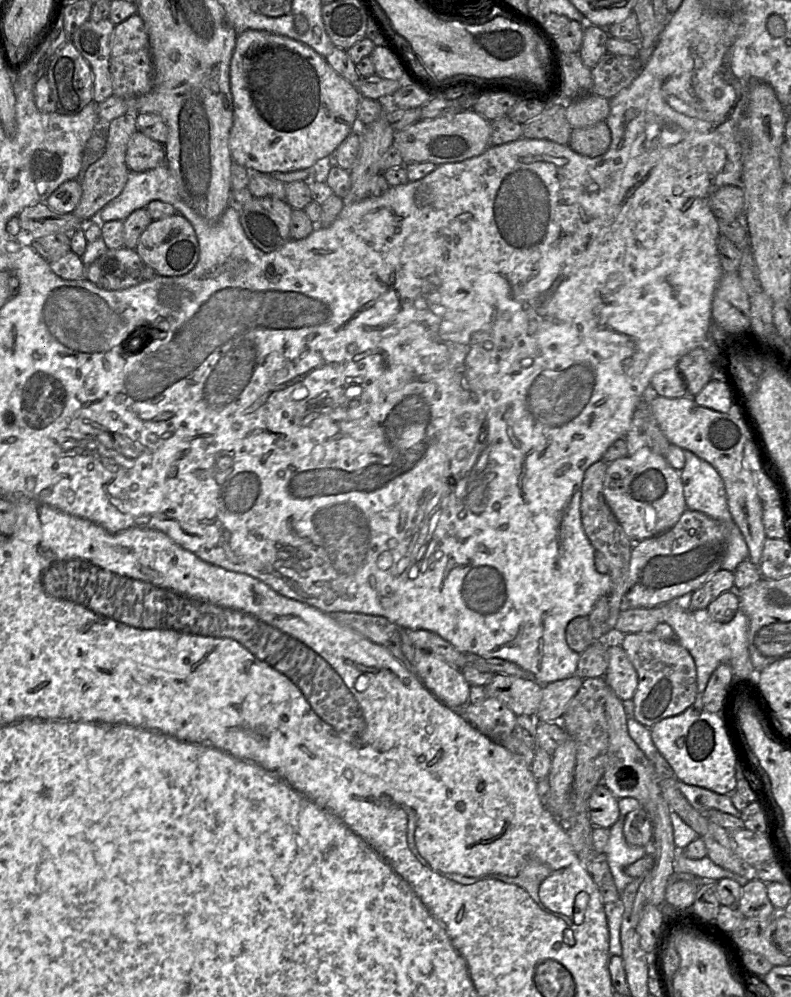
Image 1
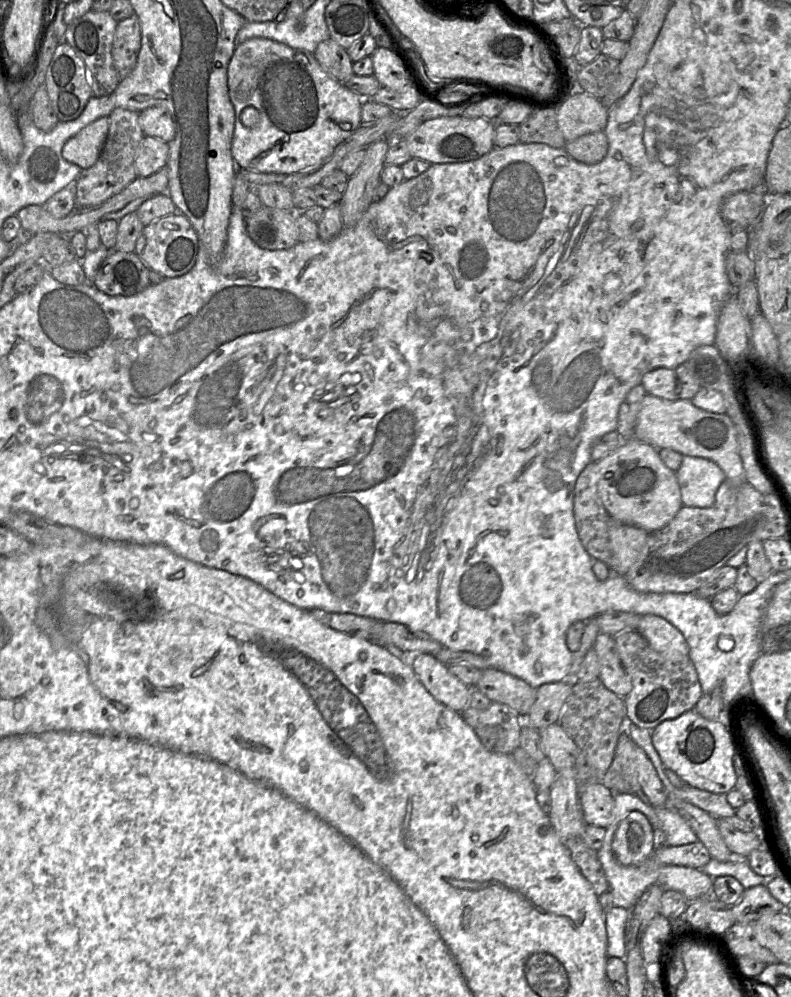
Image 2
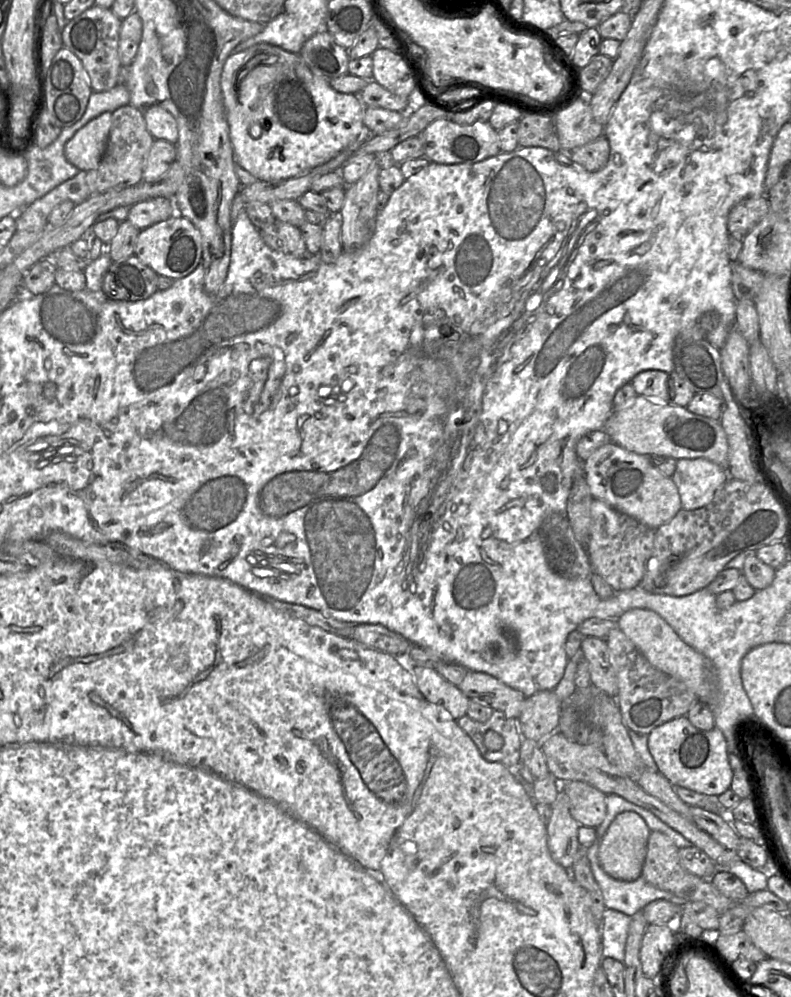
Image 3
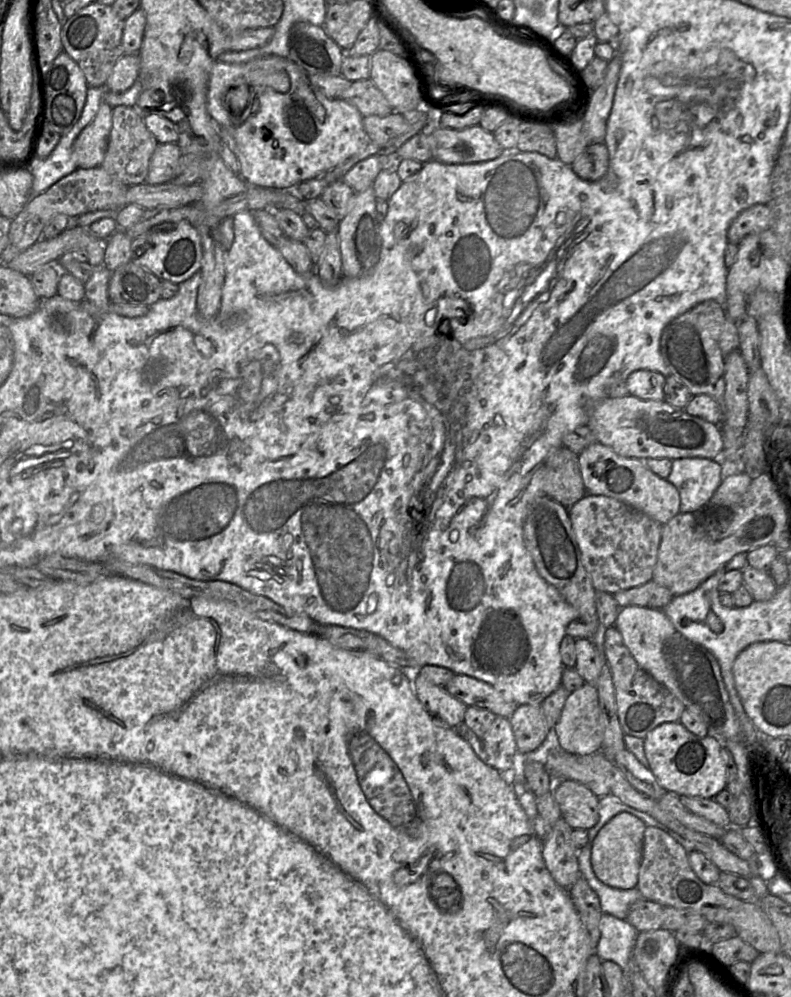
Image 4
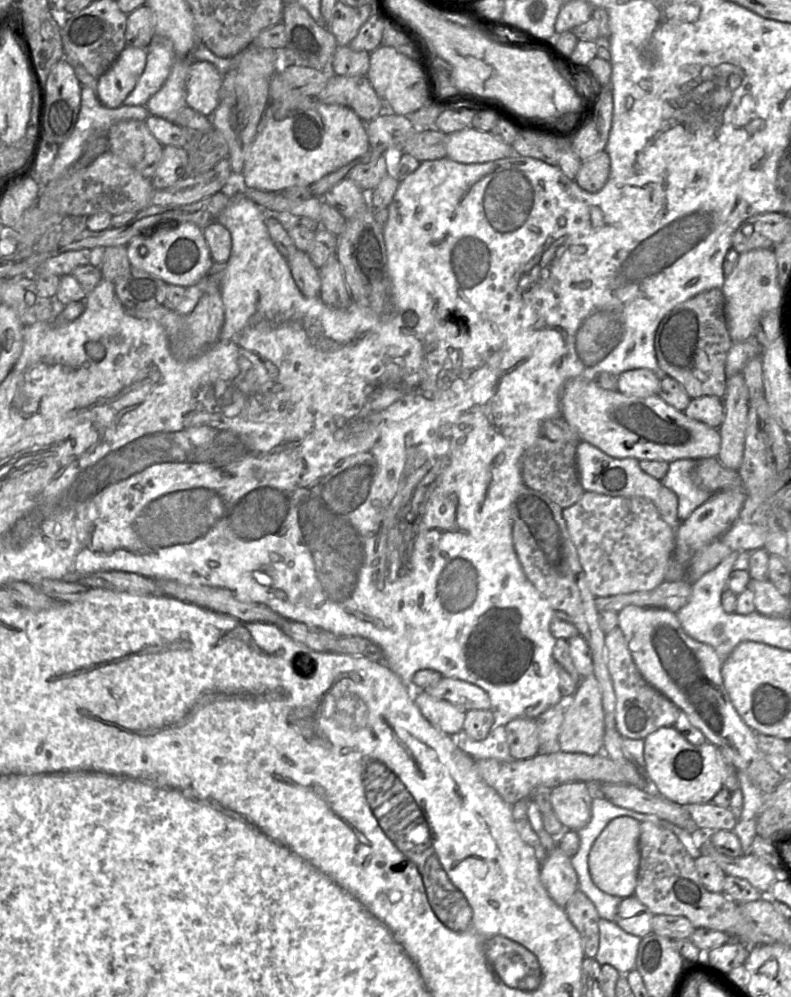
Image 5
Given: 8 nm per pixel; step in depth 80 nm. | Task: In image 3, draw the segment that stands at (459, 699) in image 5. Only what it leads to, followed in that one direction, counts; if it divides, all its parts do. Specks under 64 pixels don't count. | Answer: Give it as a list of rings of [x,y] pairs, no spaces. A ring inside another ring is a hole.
[[[468,671],[457,686],[468,699],[479,700],[493,710],[499,710],[515,719],[519,717],[527,698],[522,692],[484,672]]]

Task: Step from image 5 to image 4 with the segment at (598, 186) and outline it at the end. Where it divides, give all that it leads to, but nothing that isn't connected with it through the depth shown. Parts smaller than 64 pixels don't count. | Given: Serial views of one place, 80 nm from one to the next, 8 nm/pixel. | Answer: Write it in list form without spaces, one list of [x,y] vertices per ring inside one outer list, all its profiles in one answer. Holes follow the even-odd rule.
[[[604,142],[590,144],[571,164],[582,180],[596,182],[608,171],[609,152]]]

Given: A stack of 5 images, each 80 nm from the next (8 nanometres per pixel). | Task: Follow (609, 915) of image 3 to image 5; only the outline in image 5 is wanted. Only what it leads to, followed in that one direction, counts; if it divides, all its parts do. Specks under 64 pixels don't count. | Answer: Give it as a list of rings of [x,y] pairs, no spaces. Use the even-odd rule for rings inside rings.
[[[600,918],[599,947],[595,960],[600,964],[613,966],[621,975],[626,975],[636,967],[640,937],[629,934],[614,921]]]

